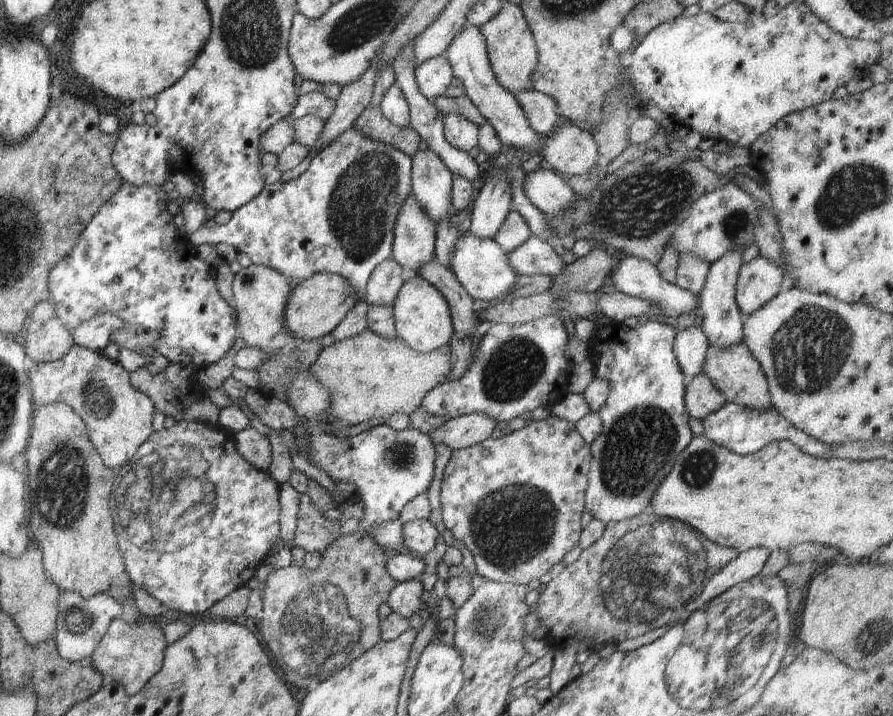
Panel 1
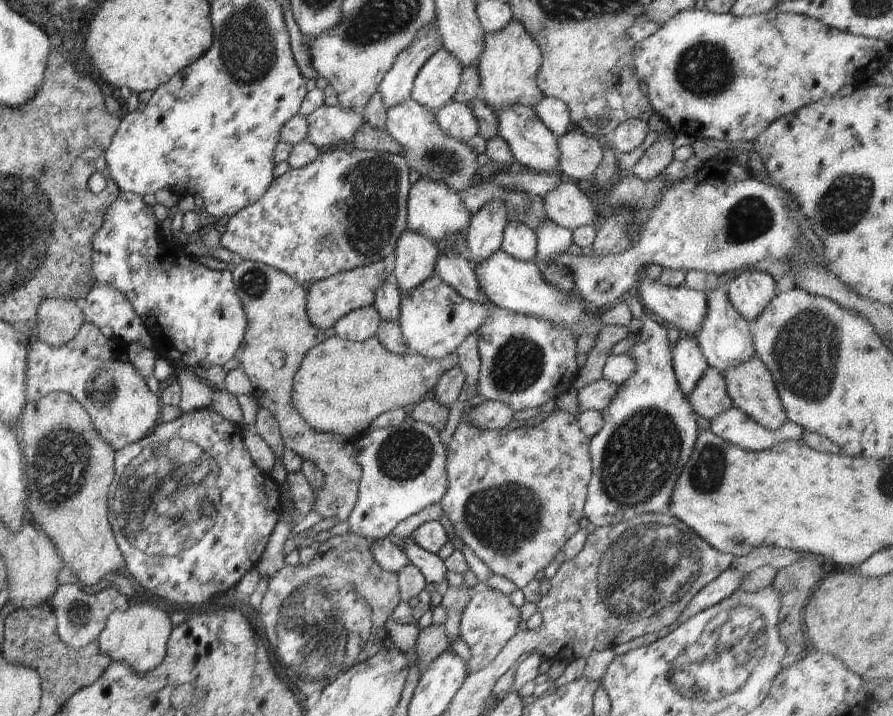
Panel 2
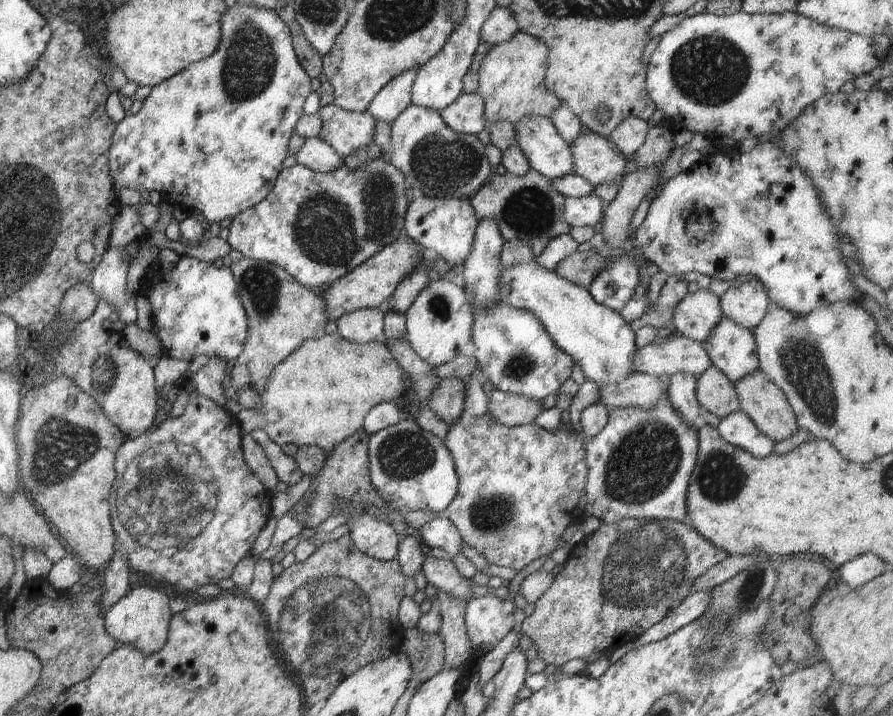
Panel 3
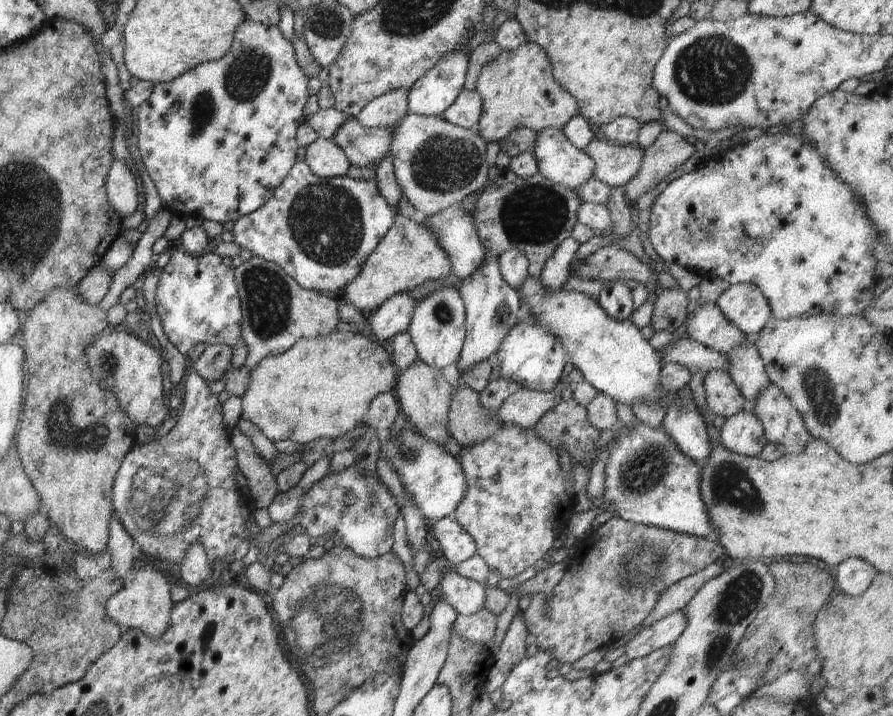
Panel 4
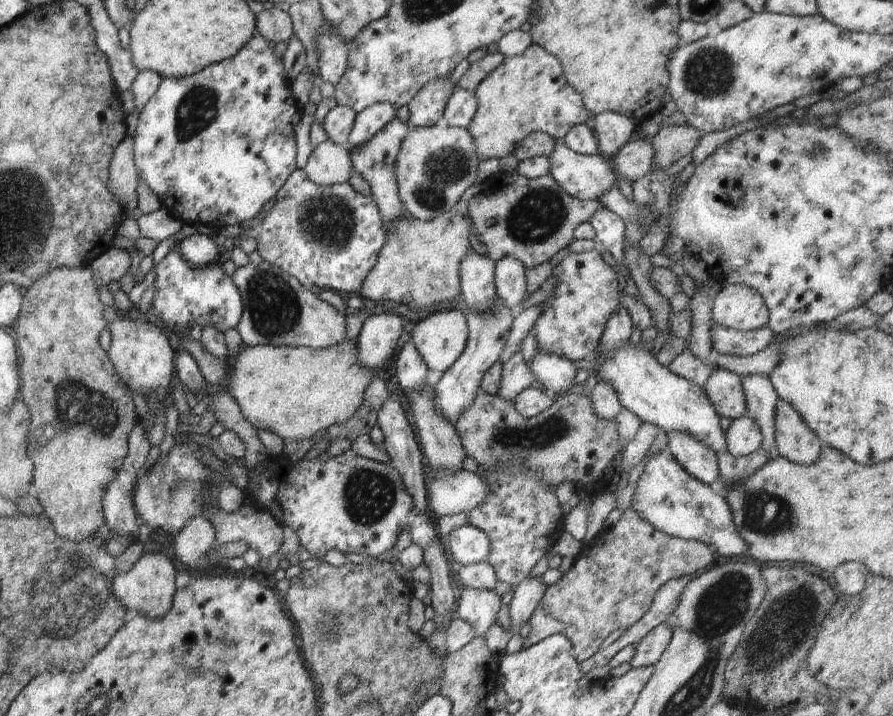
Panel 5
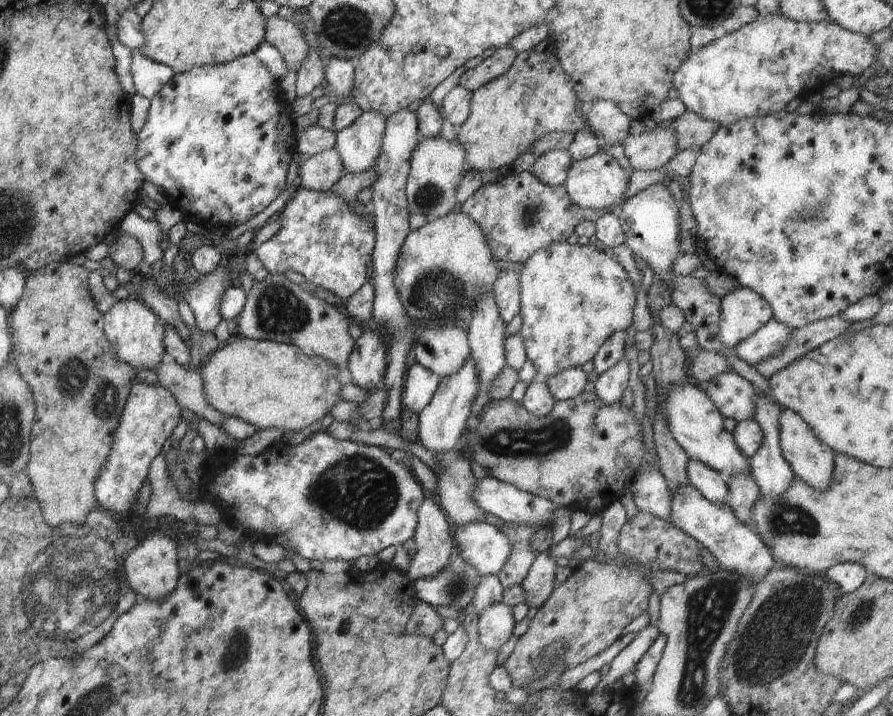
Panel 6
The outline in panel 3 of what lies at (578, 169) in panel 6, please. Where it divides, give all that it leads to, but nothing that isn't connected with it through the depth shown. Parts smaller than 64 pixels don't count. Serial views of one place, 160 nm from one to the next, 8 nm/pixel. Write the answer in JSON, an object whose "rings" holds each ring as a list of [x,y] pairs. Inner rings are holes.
{"rings":[[[522,117],[515,122],[516,145],[535,171],[553,181],[573,172],[569,143],[558,134],[548,117]]]}

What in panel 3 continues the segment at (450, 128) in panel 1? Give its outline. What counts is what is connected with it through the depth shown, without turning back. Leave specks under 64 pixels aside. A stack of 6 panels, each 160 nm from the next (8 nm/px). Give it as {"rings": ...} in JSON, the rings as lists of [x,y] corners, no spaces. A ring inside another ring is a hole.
{"rings":[[[478,92],[462,93],[439,113],[442,120],[457,133],[477,135],[486,126],[484,101]]]}

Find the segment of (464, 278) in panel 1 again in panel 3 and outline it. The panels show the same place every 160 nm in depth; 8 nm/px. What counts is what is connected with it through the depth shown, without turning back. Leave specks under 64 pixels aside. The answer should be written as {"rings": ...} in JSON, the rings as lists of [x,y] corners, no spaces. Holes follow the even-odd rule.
{"rings":[[[535,260],[521,265],[499,266],[500,302],[517,309],[530,311],[566,354],[577,362],[586,379],[598,386],[620,382],[633,372],[633,358],[637,353],[634,331],[620,316],[601,304],[581,286],[546,270]]]}

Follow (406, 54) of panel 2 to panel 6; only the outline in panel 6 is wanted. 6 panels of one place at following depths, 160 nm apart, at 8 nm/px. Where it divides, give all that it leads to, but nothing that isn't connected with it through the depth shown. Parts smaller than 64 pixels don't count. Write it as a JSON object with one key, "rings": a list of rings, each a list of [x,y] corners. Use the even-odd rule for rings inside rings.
{"rings":[[[376,111],[363,112],[349,127],[336,133],[336,150],[348,172],[373,168],[383,143],[387,119]]]}

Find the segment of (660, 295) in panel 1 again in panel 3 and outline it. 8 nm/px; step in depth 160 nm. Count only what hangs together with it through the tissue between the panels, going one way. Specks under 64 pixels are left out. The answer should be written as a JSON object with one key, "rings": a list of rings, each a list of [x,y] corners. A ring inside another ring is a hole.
{"rings":[[[699,289],[687,292],[675,306],[671,327],[676,334],[704,343],[722,317],[719,296],[708,289]]]}

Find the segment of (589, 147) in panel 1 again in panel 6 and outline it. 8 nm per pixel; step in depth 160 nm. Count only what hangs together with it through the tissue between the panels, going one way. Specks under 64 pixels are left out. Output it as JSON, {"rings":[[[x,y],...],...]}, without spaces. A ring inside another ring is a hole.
{"rings":[[[669,123],[637,137],[628,135],[622,144],[625,158],[634,171],[658,170],[678,152],[675,133]]]}

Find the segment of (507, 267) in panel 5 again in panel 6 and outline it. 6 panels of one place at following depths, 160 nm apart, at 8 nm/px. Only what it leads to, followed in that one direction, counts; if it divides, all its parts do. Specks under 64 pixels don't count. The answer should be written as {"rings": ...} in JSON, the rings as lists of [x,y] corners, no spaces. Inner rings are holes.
{"rings":[[[515,271],[500,272],[494,281],[492,295],[506,325],[521,312],[520,293],[519,273]]]}

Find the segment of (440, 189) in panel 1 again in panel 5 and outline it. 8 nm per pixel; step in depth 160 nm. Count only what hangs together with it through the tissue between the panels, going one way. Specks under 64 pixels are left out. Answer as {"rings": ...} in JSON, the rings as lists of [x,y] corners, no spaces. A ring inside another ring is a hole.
{"rings":[[[473,245],[471,248],[469,253],[466,253],[461,260],[459,268],[460,292],[463,300],[466,301],[467,306],[471,309],[489,311],[493,307],[494,299],[498,297],[495,287],[495,262],[486,255],[480,255],[480,253],[474,251]]]}

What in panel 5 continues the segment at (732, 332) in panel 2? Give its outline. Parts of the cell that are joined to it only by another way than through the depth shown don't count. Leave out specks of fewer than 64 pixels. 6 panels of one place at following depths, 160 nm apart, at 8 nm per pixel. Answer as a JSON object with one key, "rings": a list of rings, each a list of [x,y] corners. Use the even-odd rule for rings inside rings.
{"rings":[[[751,374],[742,375],[742,386],[746,399],[747,415],[758,425],[763,436],[762,448],[771,454],[771,459],[778,457],[777,448],[775,445],[775,414],[776,403],[779,401],[779,396],[770,379],[766,375]]]}

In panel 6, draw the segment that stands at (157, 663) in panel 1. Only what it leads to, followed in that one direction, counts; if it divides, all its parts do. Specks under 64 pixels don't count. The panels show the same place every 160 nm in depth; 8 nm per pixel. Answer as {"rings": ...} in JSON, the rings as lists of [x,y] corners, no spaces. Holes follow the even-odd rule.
{"rings":[[[163,534],[153,535],[140,543],[124,561],[125,577],[128,586],[140,599],[162,601],[177,585],[180,576],[179,559],[176,555],[176,543]]]}

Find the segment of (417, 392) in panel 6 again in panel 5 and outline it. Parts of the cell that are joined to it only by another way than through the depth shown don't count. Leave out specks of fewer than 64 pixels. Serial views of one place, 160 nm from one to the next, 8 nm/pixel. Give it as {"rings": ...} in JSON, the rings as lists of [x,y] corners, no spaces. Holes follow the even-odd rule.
{"rings":[[[411,340],[405,342],[404,346],[396,351],[395,357],[397,373],[394,382],[399,383],[404,391],[423,389],[428,383],[429,368],[414,343]]]}

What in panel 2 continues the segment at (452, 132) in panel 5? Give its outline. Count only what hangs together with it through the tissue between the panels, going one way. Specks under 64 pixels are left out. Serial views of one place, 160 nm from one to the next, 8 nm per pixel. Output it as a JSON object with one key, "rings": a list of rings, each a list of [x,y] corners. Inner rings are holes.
{"rings":[[[410,98],[387,109],[385,130],[407,152],[405,158],[410,168],[415,168],[423,179],[442,181],[454,192],[474,184],[477,155],[466,143],[446,136],[438,126],[434,112]]]}

